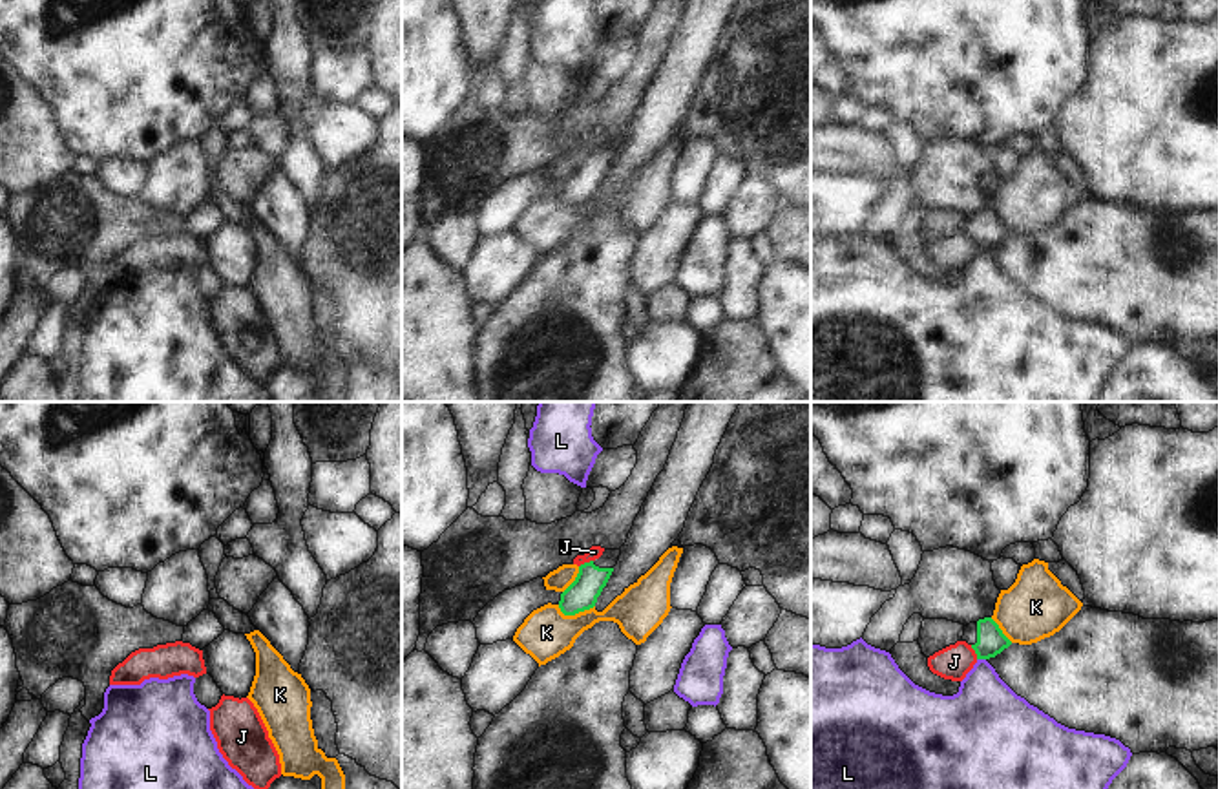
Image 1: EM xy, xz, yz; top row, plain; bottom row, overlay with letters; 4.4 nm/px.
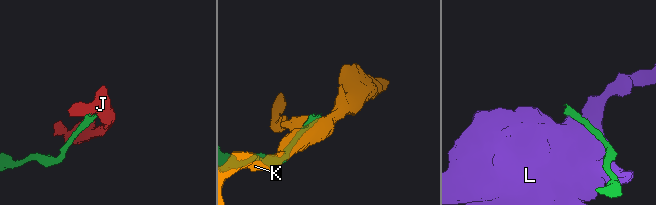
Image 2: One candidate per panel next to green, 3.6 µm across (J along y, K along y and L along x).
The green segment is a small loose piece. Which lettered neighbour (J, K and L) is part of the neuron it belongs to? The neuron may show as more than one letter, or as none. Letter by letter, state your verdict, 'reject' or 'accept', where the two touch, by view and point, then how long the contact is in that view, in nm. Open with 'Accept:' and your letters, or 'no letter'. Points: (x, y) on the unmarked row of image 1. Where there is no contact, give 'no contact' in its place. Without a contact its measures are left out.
Accept: no letter
J: reject | xz (585, 154) | 70 nm
K: reject | xz (576, 203) | 170 nm
L: reject | yz (981, 249) | 40 nm

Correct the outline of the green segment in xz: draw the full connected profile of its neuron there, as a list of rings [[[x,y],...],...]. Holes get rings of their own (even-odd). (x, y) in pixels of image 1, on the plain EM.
[[[604,141],[599,150],[579,157],[575,172],[561,184],[559,199],[564,206],[575,206],[595,197],[619,146],[621,141]]]

